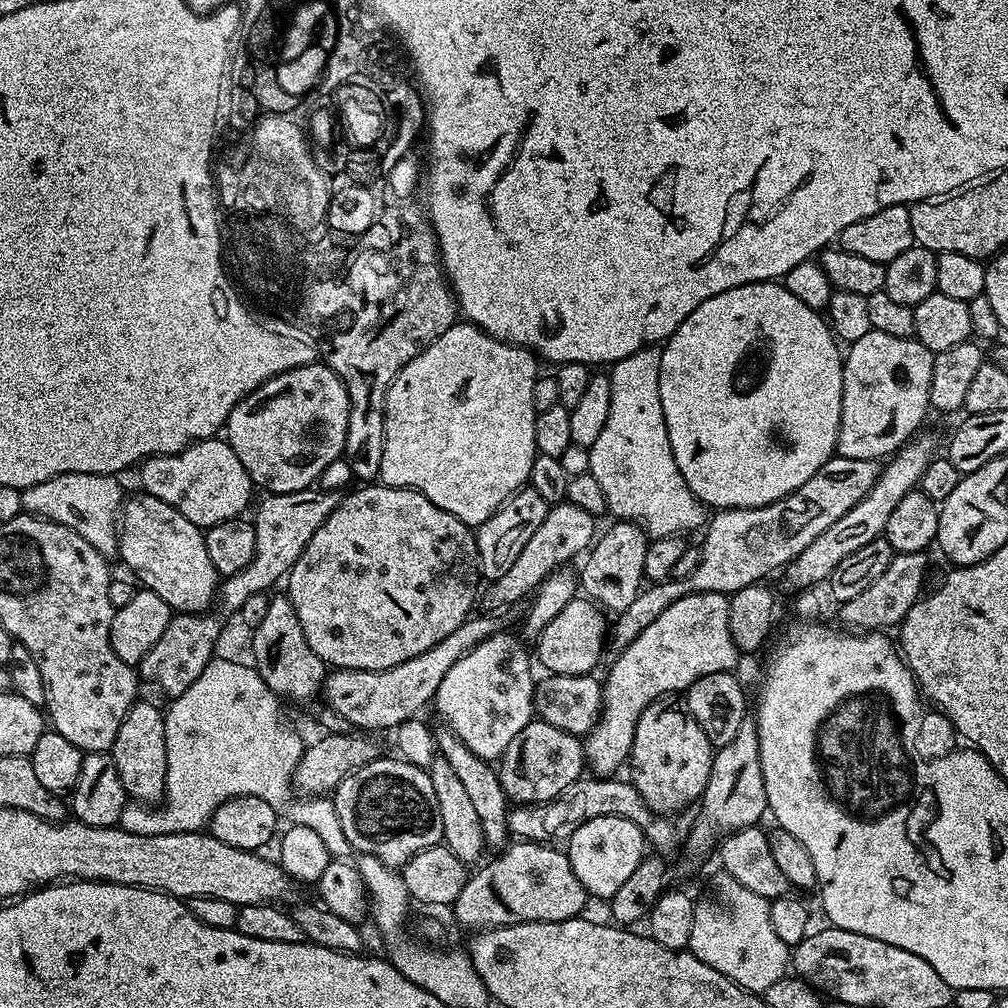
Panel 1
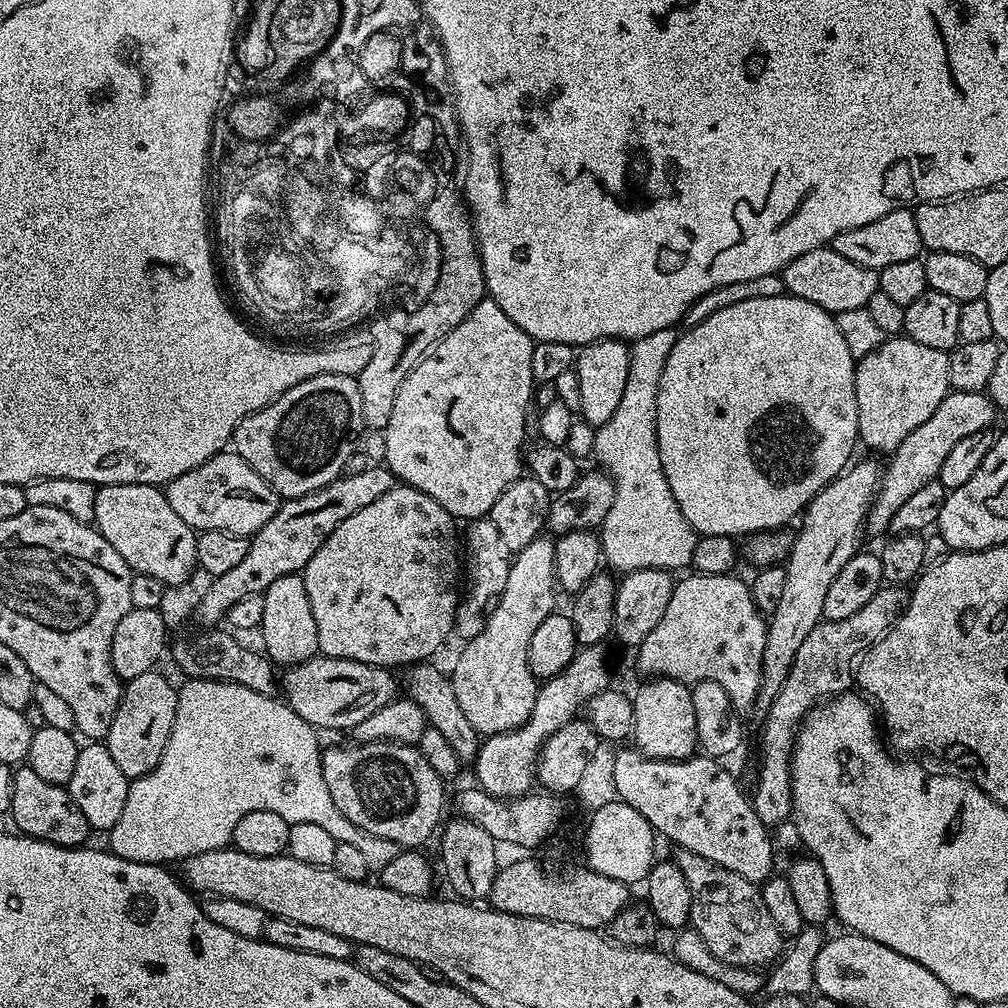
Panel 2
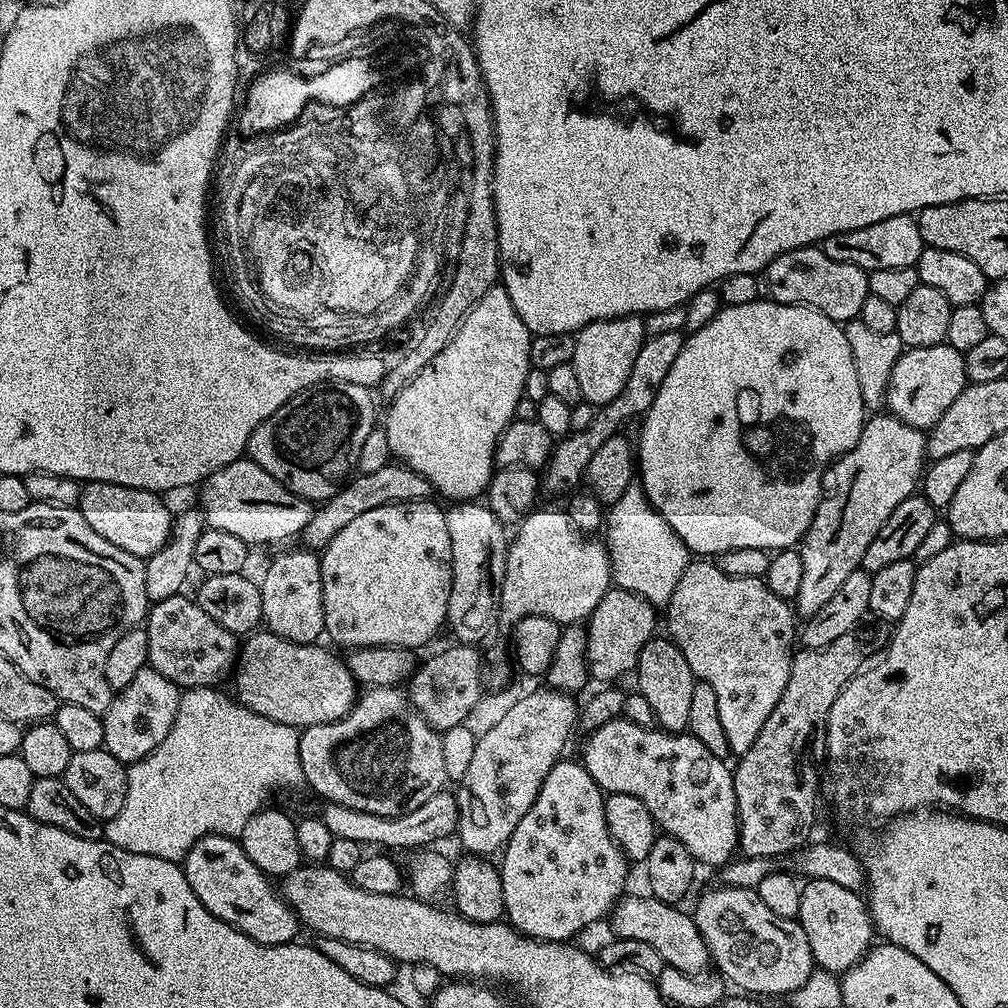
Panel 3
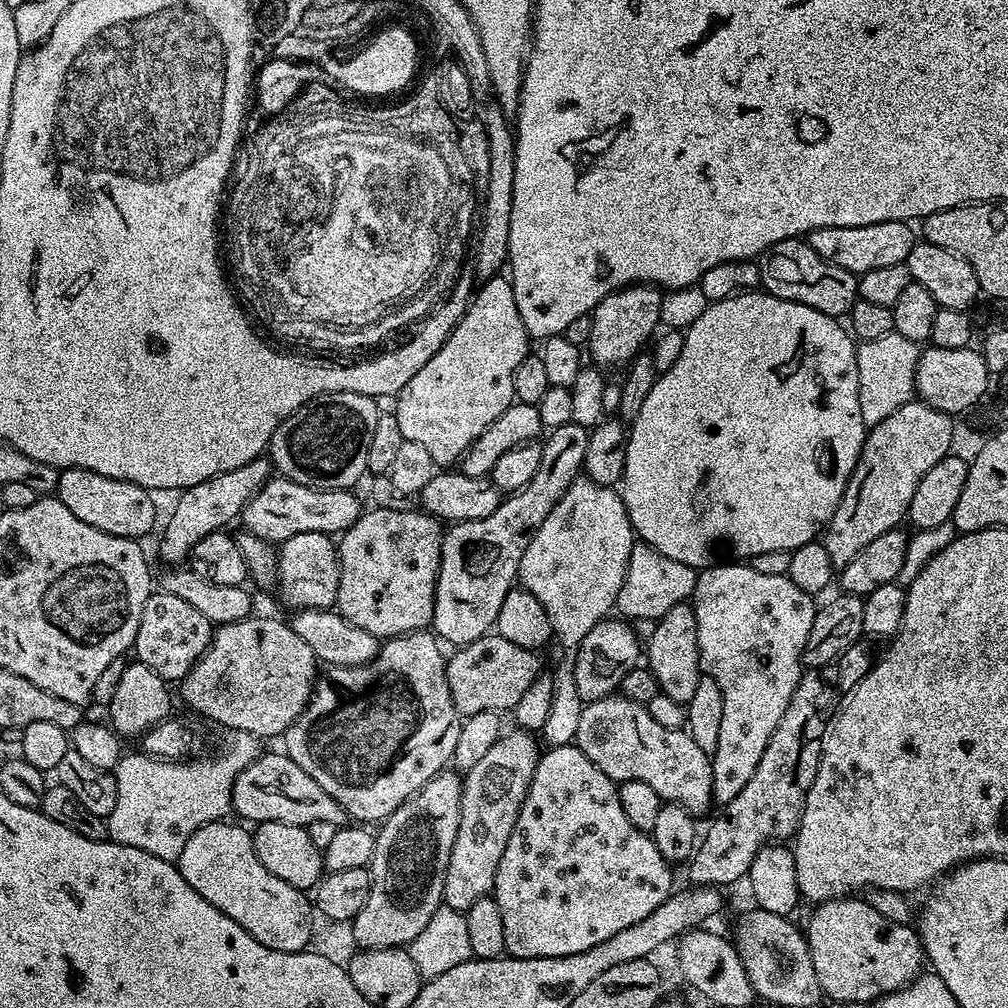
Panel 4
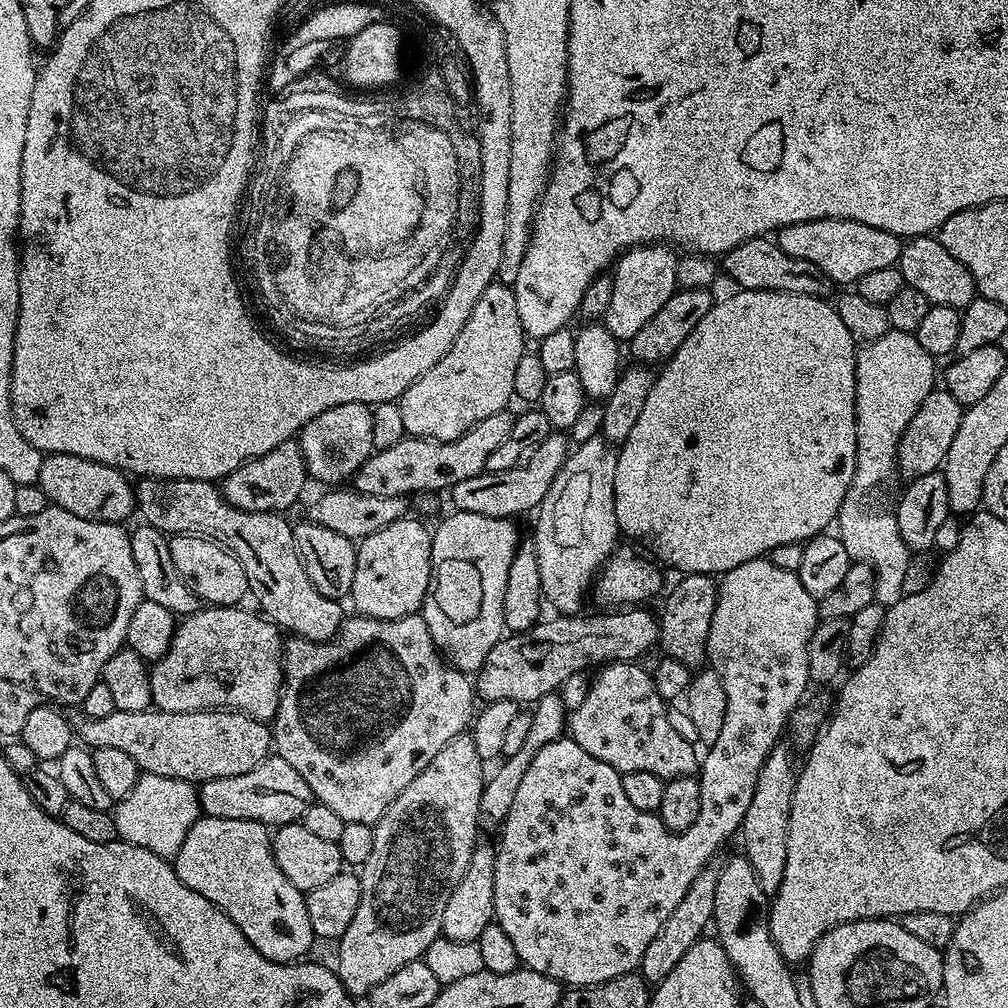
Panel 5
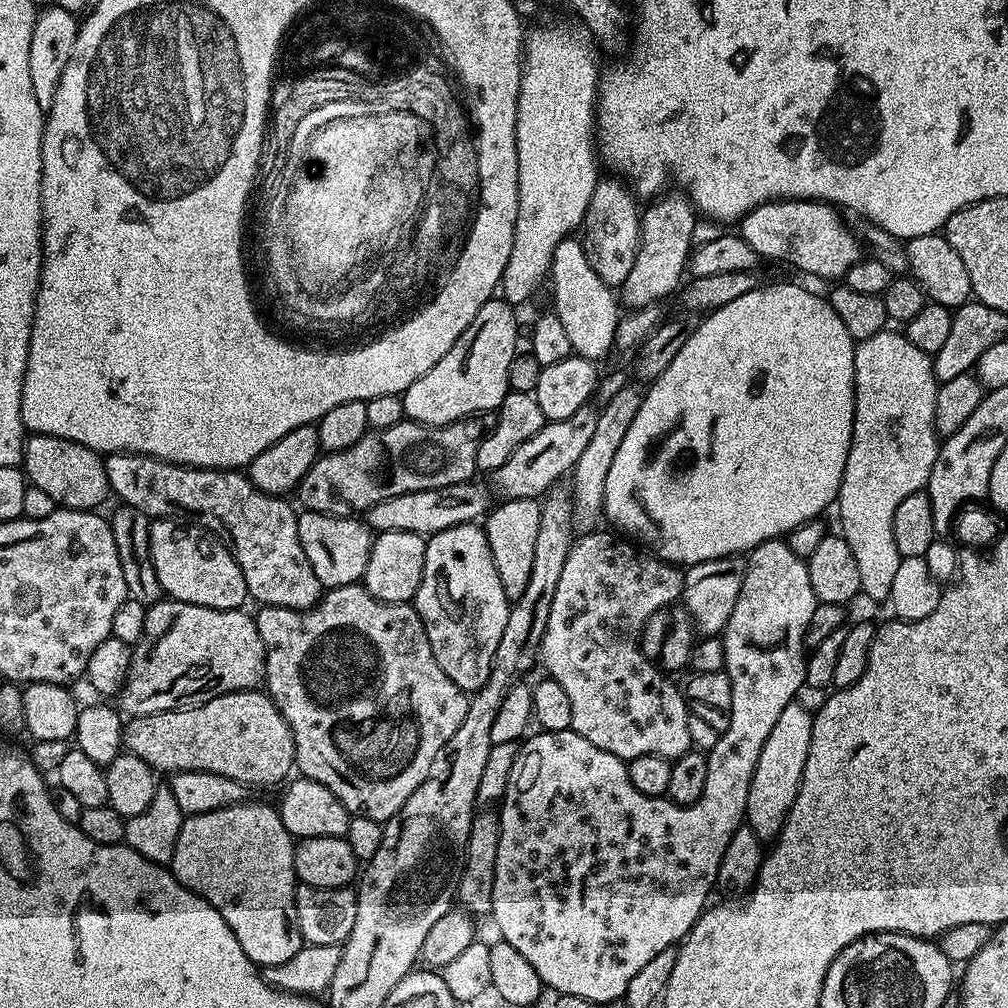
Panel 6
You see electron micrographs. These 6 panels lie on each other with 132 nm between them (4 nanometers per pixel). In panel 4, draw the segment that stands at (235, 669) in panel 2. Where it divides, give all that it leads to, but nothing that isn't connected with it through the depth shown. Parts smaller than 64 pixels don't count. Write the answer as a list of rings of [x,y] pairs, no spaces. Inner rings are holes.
[[[163,590],[153,591],[142,606],[138,634],[135,635],[133,653],[135,659],[150,667],[169,684],[184,679],[185,674],[200,660],[201,654],[212,641],[214,625],[198,610],[177,595]]]

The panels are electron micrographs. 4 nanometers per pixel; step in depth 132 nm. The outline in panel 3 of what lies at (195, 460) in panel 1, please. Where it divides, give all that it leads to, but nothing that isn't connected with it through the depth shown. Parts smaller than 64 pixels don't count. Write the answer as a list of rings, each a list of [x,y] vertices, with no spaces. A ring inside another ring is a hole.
[[[241,458],[222,466],[199,485],[198,491],[200,491],[198,508],[203,513],[205,525],[214,530],[226,530],[226,534],[235,534],[249,546],[276,544],[279,540],[290,539],[291,536],[299,537],[310,522],[314,511],[309,501],[294,494],[286,486],[282,486],[282,482],[270,478],[270,474],[266,474],[266,470],[262,470],[262,466],[258,466],[251,458]]]

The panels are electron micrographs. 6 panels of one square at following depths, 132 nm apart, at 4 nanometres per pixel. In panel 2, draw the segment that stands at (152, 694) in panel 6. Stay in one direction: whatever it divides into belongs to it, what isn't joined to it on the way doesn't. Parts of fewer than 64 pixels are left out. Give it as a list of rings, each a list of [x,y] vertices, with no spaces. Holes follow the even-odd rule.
[[[317,654],[306,662],[293,664],[282,676],[283,699],[306,722],[317,730],[357,728],[374,710],[382,710],[398,696],[398,680],[386,668]],[[397,688],[397,692],[396,692]]]

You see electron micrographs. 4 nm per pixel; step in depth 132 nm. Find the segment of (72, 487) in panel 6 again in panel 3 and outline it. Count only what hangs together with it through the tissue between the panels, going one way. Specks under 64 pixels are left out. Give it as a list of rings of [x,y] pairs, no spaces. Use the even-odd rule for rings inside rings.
[[[88,482],[80,489],[78,511],[90,527],[98,530],[106,542],[114,542],[118,550],[147,558],[158,554],[171,537],[174,512],[163,504],[161,497],[141,488],[127,488],[110,482]]]

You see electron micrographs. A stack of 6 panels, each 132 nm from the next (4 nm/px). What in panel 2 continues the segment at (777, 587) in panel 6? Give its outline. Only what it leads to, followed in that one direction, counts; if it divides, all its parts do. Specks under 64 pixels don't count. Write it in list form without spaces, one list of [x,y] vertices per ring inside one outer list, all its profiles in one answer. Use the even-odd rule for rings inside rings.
[[[691,574],[685,580],[682,578],[676,580],[676,589],[674,594],[670,594],[670,603],[666,605],[666,614],[662,614],[662,619],[658,622],[658,626],[654,626],[654,630],[650,630],[650,634],[646,634],[646,638],[635,649],[636,664],[645,672],[648,678],[663,678],[666,680],[680,680],[689,686],[697,684],[700,680],[709,680],[710,682],[718,682],[718,686],[722,686],[722,690],[726,690],[726,694],[730,694],[730,702],[738,710],[744,708],[752,708],[756,703],[756,695],[760,693],[760,671],[762,670],[762,650],[766,650],[766,632],[768,626],[766,623],[765,613],[758,610],[758,606],[752,597],[751,587],[747,583],[744,584],[736,577],[736,574],[727,576],[701,576],[699,574]]]

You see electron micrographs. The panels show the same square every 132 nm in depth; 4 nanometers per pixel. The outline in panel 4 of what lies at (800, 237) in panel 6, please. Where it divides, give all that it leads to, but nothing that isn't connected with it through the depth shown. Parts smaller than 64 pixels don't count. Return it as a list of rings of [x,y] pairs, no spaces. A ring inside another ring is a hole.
[[[902,220],[878,222],[870,226],[826,226],[809,232],[806,242],[818,255],[826,258],[826,262],[834,262],[834,266],[842,266],[842,270],[859,274],[905,263],[910,250],[918,242],[917,233],[915,236],[912,228],[911,223]]]

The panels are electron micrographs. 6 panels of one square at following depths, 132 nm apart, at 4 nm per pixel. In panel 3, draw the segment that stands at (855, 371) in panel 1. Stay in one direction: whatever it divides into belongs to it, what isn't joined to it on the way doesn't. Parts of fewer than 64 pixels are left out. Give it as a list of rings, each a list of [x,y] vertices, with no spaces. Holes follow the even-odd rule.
[[[942,343],[925,348],[909,348],[901,352],[898,362],[894,362],[892,377],[888,383],[886,408],[902,422],[921,430],[933,428],[946,414],[946,410],[958,394],[967,388],[970,381],[966,374],[964,353],[954,350],[954,346]]]

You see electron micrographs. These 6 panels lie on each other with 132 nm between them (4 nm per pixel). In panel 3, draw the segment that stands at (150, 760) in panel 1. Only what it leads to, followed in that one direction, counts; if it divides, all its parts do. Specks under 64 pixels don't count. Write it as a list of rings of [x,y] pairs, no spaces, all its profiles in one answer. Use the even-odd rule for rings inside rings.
[[[152,667],[142,669],[130,686],[119,689],[113,695],[110,706],[104,712],[104,751],[126,766],[149,756],[158,742],[170,734],[170,726],[174,726],[180,693],[181,689],[174,682],[168,681]]]

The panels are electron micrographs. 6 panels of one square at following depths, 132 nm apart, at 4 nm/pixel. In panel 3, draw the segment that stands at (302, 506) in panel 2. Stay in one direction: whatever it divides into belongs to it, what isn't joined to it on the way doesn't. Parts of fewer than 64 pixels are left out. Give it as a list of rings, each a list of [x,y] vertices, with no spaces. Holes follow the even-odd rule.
[[[389,462],[380,470],[353,475],[340,491],[333,494],[328,501],[323,501],[312,513],[310,522],[302,533],[303,547],[308,550],[322,550],[342,530],[342,526],[354,522],[358,514],[366,514],[366,510],[378,510],[378,506],[410,502],[411,500],[427,500],[434,489],[422,474],[418,474],[403,462]]]

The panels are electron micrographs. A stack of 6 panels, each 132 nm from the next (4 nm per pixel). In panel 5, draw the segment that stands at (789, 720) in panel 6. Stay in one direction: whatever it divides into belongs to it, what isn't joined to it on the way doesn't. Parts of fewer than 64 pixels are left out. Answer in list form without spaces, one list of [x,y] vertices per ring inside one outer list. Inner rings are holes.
[[[787,743],[775,744],[758,774],[758,786],[754,798],[750,798],[750,810],[742,825],[744,848],[742,854],[754,866],[762,890],[769,896],[775,896],[782,886],[782,874],[786,874],[786,842],[790,826],[790,810],[794,798],[794,786],[798,775],[797,765],[792,765],[793,749]]]

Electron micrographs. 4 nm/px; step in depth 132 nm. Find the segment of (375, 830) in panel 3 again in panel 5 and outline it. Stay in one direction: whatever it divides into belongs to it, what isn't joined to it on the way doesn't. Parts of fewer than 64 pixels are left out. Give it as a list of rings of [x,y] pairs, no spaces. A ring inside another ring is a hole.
[[[269,754],[261,764],[254,766],[254,770],[246,770],[246,774],[205,780],[198,791],[203,815],[253,820],[269,826],[297,823],[304,811],[314,803],[310,786],[306,786],[306,778],[302,778],[302,774],[298,774],[290,762],[275,754]]]

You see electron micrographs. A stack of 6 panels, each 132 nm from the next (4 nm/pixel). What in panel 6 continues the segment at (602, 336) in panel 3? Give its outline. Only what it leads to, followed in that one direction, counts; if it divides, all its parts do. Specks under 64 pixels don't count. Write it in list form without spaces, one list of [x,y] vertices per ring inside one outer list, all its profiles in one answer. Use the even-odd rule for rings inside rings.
[[[668,195],[653,199],[649,203],[652,205],[648,209],[646,207],[643,209],[638,254],[634,258],[634,266],[630,266],[630,274],[626,274],[626,282],[618,292],[625,309],[660,304],[672,291],[675,293],[685,279],[688,257],[692,255],[694,247],[692,235],[698,213],[693,208],[692,201],[683,195],[680,195],[681,197]]]

